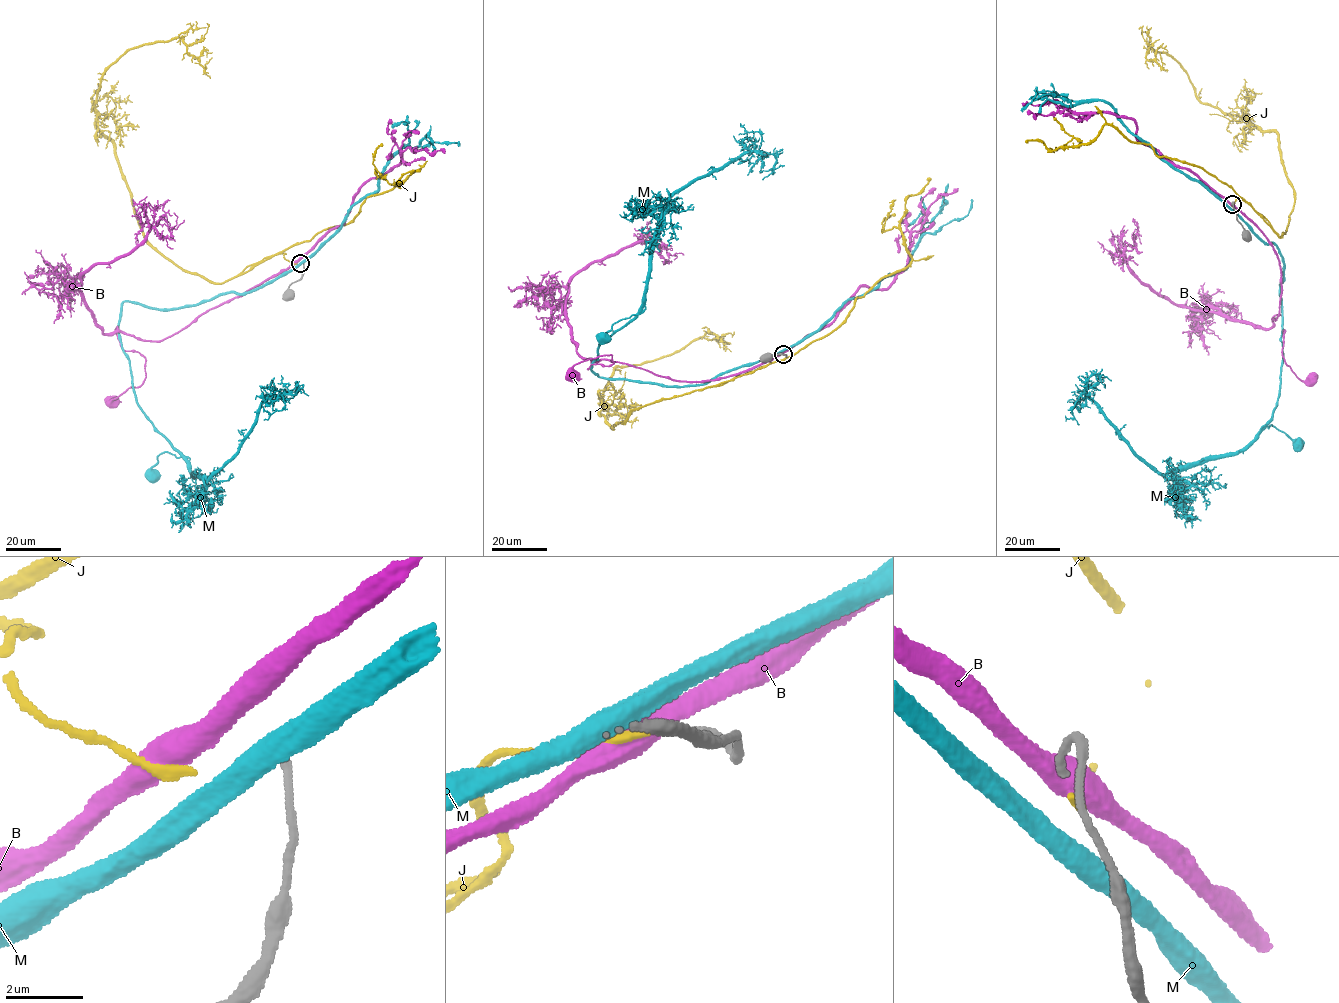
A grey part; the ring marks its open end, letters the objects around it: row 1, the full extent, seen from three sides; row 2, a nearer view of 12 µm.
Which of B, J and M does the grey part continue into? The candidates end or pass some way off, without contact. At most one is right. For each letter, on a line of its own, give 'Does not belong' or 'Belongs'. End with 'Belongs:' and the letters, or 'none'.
B: Does not belong
J: Belongs
M: Does not belong
Belongs: J

